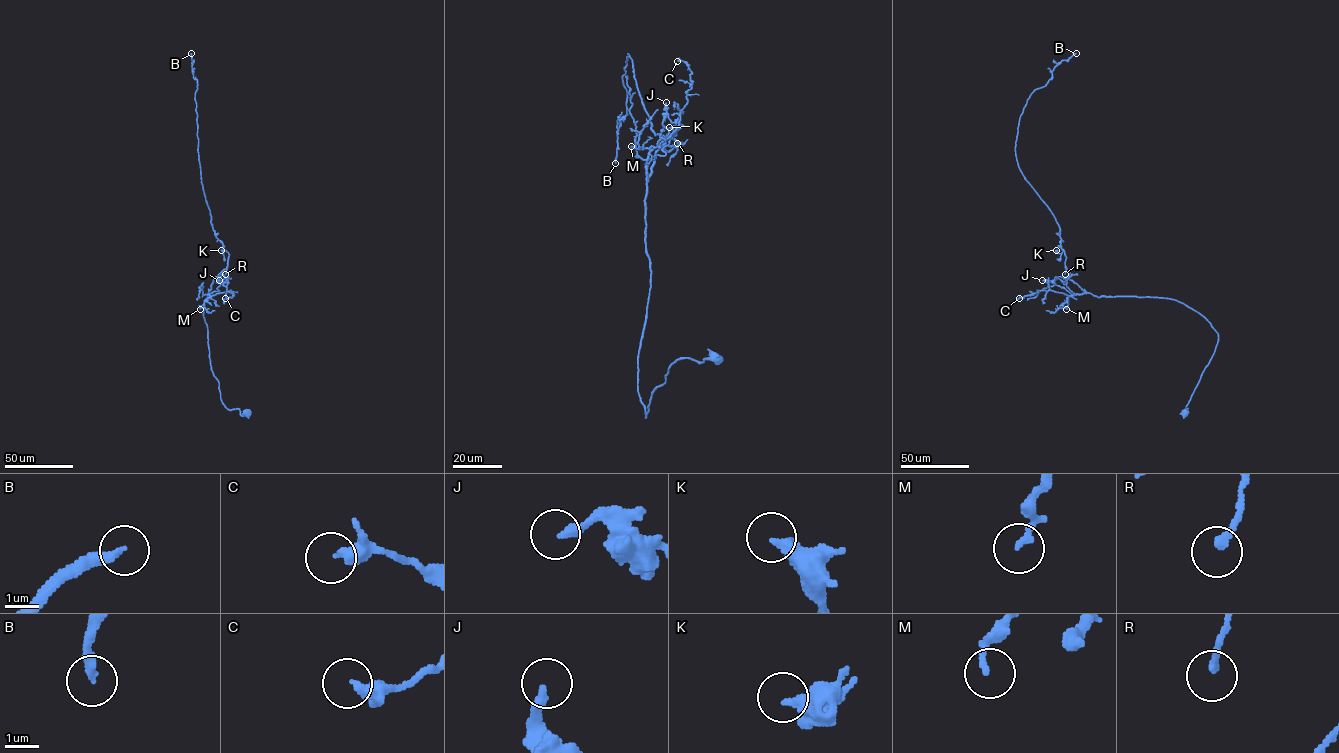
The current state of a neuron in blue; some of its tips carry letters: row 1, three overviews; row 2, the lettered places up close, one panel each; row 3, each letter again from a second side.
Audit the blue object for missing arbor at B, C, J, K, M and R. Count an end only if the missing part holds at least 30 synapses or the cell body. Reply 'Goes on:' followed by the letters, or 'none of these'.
Goes on: B, J, R

